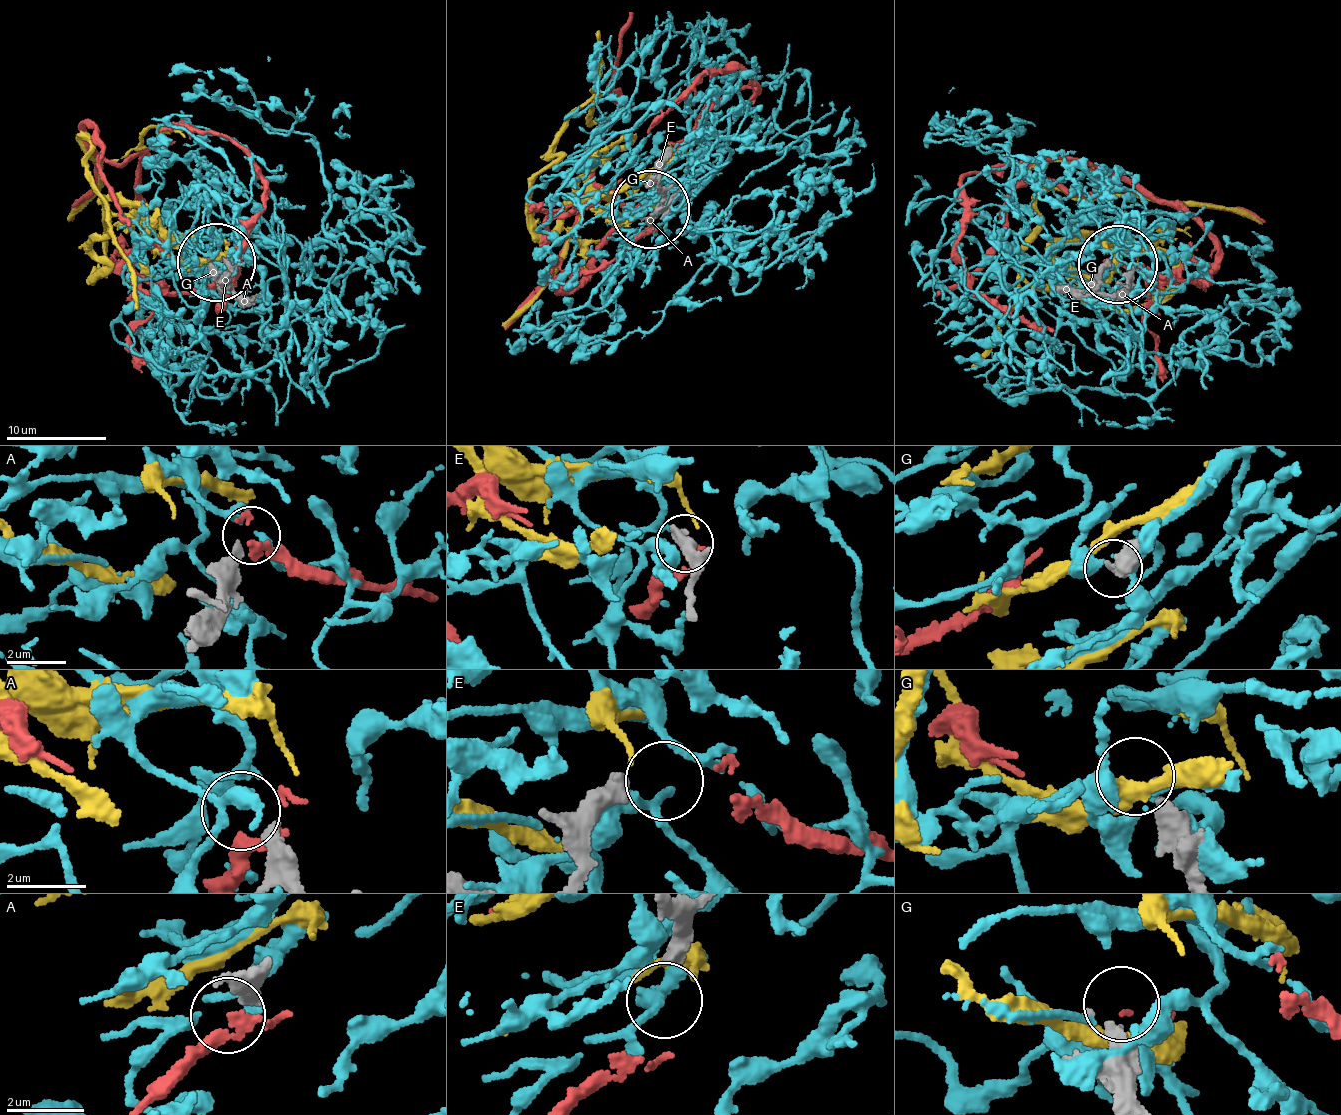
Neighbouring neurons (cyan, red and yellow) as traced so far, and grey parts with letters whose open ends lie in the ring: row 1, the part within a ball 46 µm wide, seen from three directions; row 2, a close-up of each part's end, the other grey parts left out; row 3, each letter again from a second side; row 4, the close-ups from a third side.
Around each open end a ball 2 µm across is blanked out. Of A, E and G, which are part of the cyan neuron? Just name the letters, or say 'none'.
none

